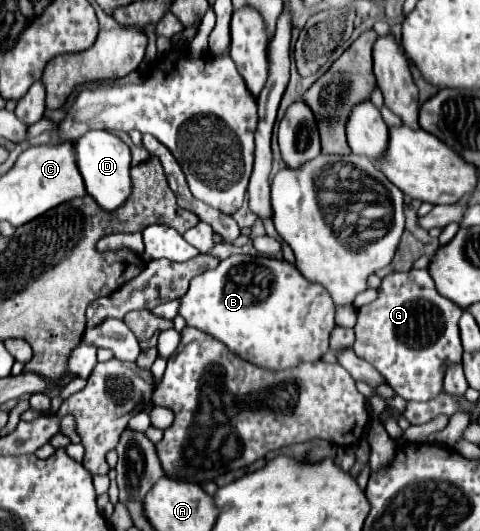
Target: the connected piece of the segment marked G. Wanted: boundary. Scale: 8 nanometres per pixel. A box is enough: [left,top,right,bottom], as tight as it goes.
[354,269,462,401]

